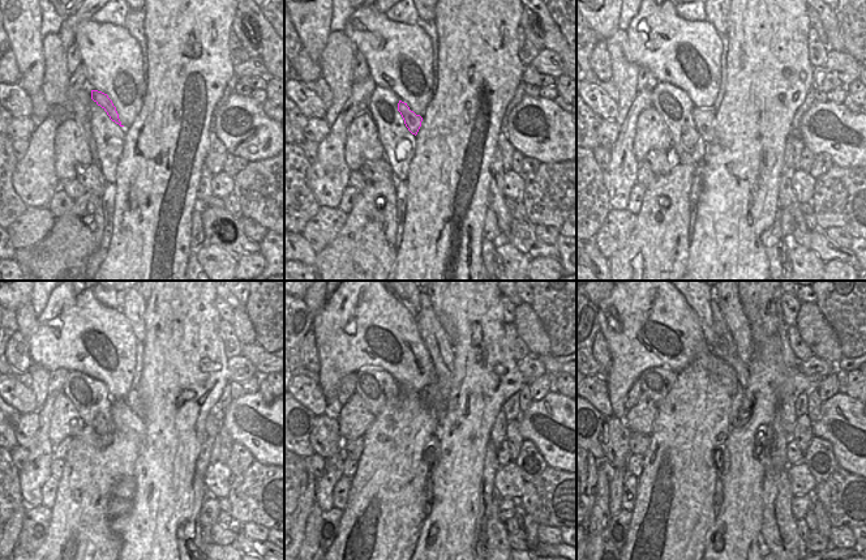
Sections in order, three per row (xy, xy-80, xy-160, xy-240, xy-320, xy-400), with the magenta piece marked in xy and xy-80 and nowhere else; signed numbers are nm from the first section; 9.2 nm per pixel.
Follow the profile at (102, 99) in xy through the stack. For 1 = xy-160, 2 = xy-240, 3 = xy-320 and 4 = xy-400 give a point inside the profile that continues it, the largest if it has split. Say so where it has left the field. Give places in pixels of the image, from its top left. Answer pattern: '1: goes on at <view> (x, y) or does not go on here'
1: goes on at xy-160 (703, 119)
2: goes on at xy-240 (124, 419)
3: goes on at xy-320 (431, 453)
4: goes on at xy-400 (720, 456)

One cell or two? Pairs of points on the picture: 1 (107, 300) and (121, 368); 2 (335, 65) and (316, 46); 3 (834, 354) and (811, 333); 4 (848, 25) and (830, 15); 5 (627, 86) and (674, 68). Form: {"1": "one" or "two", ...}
{"1": "two", "2": "two", "3": "one", "4": "two", "5": "two"}

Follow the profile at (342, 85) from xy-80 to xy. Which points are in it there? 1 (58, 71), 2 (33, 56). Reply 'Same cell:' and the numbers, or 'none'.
Same cell: 1

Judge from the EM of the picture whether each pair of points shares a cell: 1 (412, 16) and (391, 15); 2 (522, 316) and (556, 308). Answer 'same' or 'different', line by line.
1: same
2: different

